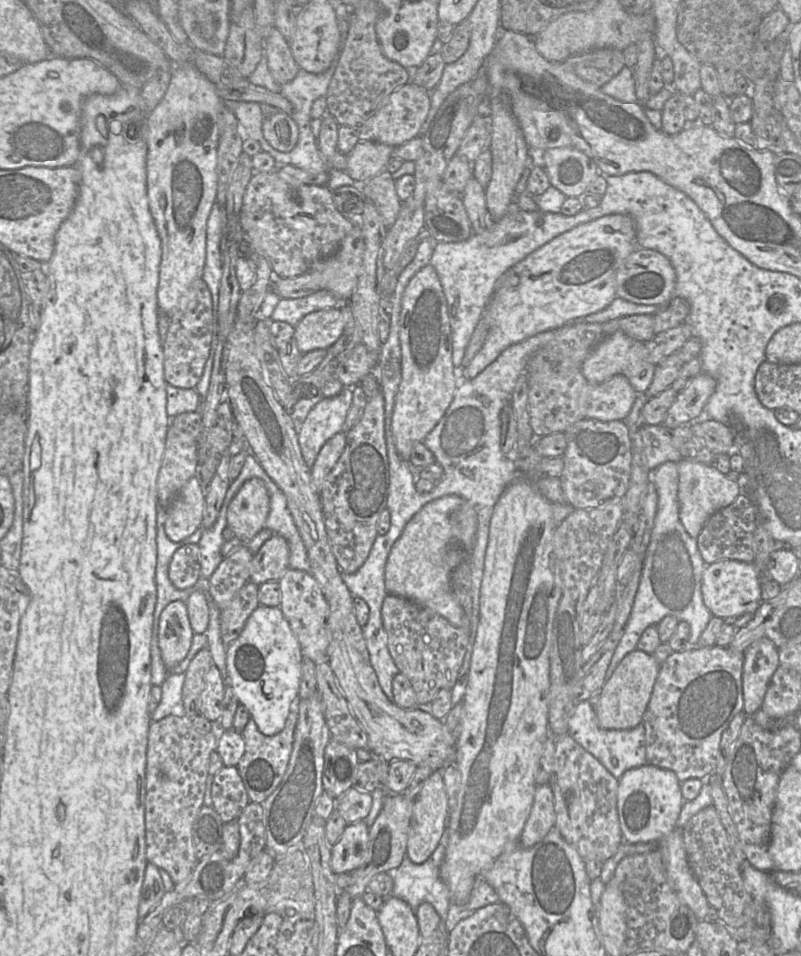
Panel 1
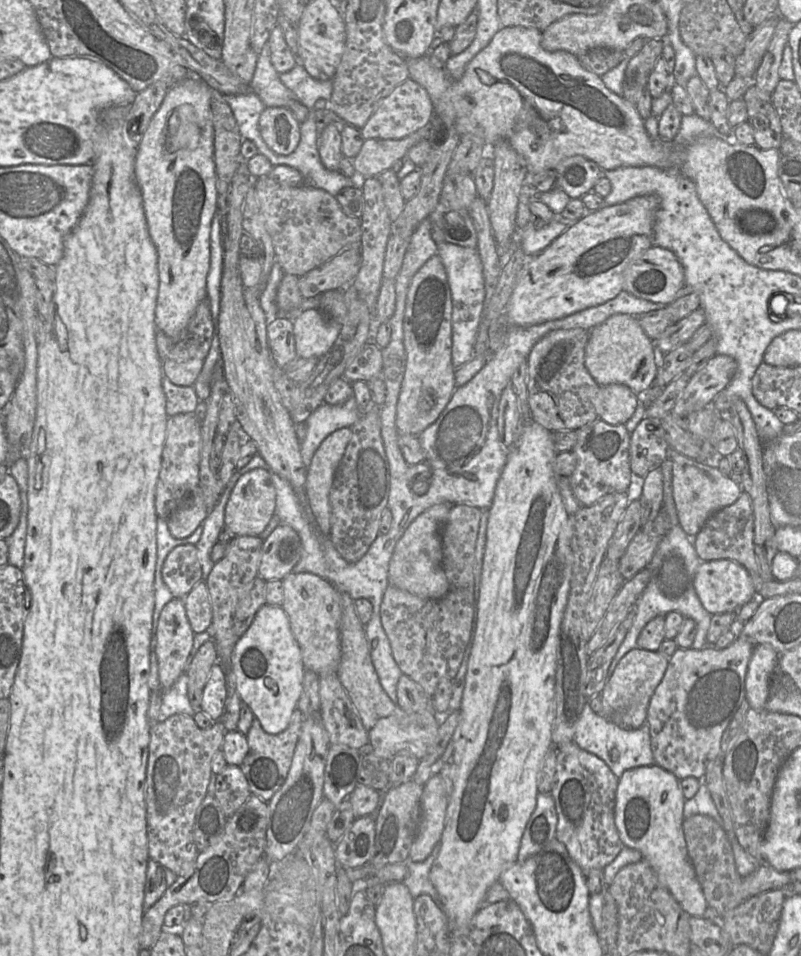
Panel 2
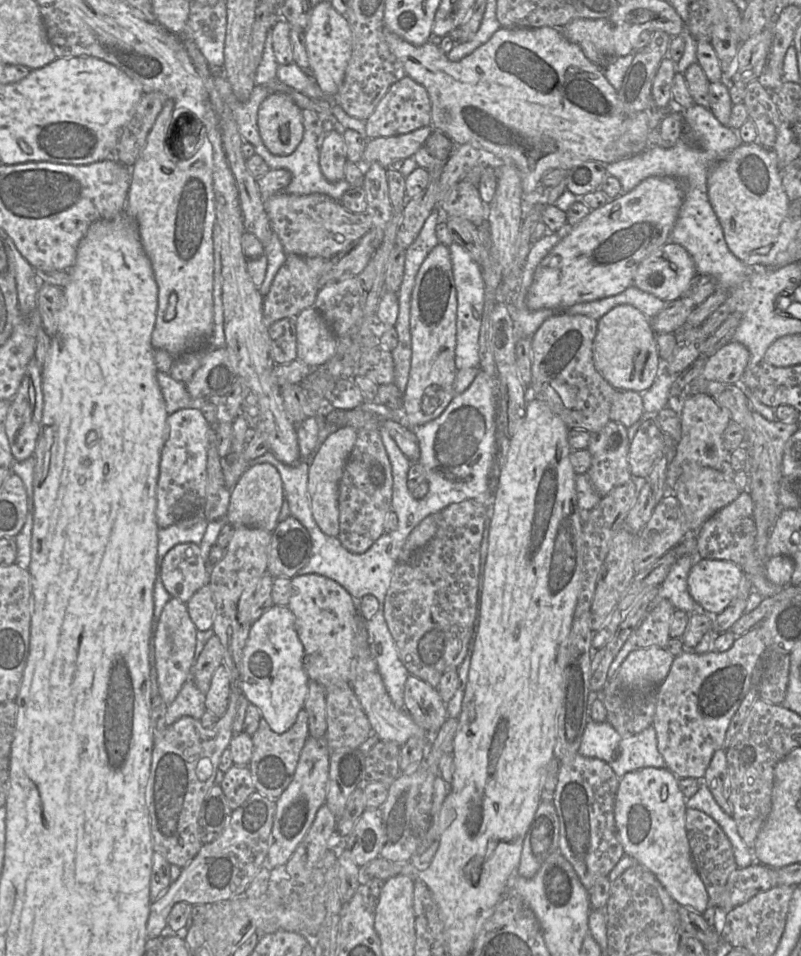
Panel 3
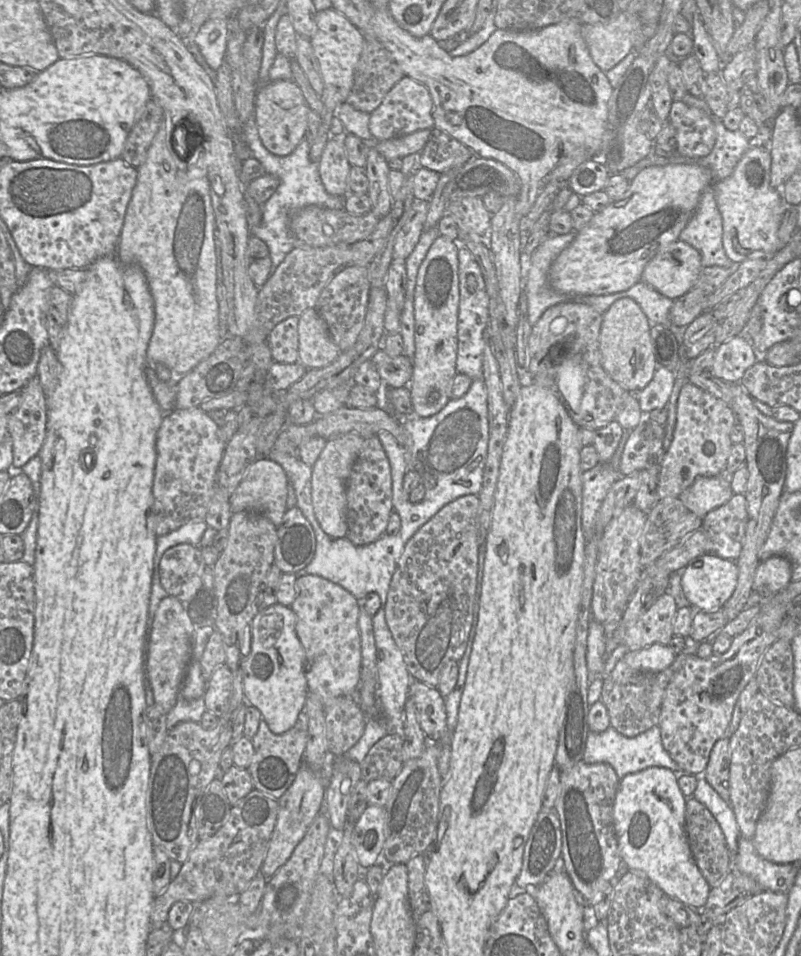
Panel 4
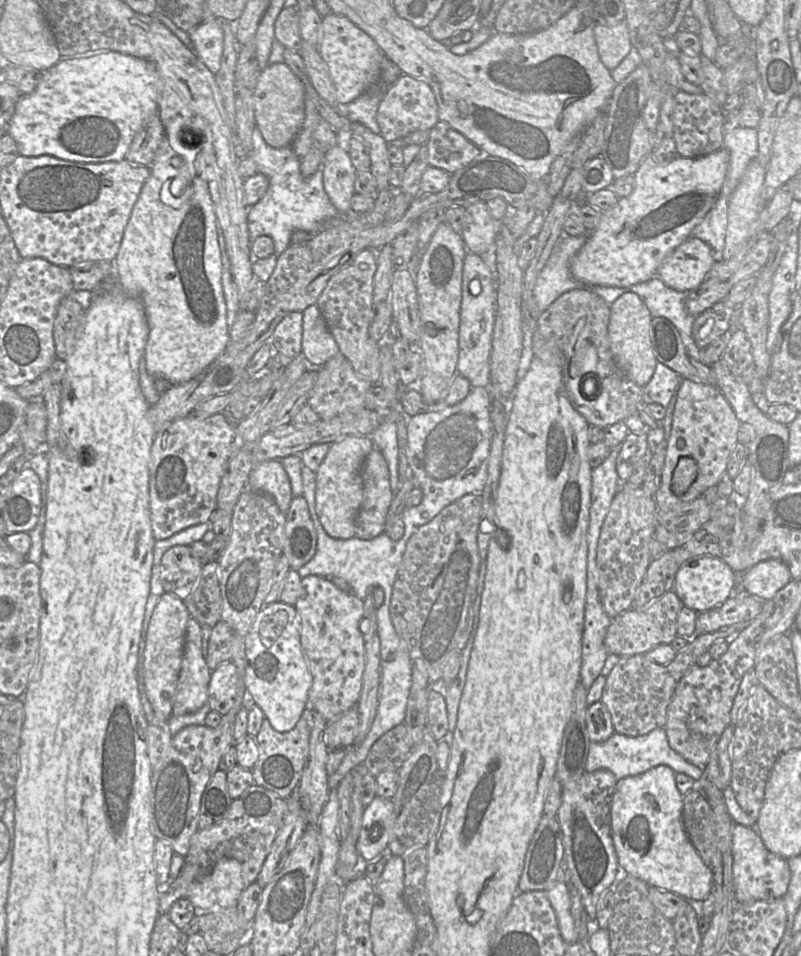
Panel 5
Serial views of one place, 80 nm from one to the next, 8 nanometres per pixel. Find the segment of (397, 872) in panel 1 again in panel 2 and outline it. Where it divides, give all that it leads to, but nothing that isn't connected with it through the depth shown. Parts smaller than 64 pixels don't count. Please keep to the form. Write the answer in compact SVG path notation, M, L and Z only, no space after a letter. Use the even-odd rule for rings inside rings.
M439 842L435 844L432 852L424 861L412 862L410 859L405 861L408 872L402 882L414 899L422 894L427 894L440 904L437 890L429 879L432 864L437 858L440 849L441 844Z

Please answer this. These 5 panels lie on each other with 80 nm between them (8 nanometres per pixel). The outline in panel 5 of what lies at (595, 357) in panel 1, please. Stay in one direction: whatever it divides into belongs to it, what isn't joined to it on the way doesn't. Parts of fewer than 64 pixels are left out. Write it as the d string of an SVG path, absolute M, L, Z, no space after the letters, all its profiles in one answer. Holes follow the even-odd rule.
M632 292L622 294L610 306L608 337L616 366L640 387L652 378L657 359L650 340L652 316L641 298Z

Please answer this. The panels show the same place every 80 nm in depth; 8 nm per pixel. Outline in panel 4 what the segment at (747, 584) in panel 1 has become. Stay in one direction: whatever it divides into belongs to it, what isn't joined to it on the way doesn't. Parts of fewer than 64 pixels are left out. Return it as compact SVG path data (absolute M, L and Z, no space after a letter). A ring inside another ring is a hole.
M712 553L701 555L681 571L681 586L689 605L700 611L716 611L730 599L738 580L736 562L720 558Z

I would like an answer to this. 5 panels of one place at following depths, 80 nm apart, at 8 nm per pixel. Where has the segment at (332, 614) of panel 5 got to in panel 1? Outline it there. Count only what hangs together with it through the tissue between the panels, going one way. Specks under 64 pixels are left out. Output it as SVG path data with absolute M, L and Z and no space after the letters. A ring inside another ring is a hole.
M288 568L279 579L279 608L297 638L303 657L315 665L327 662L329 630L327 628L328 603L315 578L302 570Z

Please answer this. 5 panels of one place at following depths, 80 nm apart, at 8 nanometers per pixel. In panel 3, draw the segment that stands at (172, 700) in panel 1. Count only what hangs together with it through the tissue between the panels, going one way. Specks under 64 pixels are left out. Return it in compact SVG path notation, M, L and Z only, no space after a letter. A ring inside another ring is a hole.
M190 678L183 684L174 701L167 706L166 726L172 725L183 716L200 720L205 711L205 695L199 691Z

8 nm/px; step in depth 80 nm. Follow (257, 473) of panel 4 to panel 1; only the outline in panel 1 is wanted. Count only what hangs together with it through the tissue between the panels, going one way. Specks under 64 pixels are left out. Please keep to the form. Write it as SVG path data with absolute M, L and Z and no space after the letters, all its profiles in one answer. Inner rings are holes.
M247 480L228 506L227 527L243 543L255 537L263 528L270 509L270 499L264 482Z

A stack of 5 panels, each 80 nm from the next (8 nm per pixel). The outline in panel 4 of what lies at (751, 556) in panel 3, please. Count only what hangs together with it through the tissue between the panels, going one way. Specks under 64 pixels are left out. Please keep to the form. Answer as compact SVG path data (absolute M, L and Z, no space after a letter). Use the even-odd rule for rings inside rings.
M734 494L722 506L708 512L699 529L709 541L709 552L736 562L746 531L748 514L744 494Z

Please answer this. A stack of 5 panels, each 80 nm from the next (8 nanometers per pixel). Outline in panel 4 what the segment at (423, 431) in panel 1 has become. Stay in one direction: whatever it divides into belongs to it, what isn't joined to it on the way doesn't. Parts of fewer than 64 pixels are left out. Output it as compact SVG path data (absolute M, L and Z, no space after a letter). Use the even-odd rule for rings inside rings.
M439 235L421 263L414 290L415 354L412 378L408 385L413 413L429 417L450 400L456 371L457 321L459 308L458 241Z

